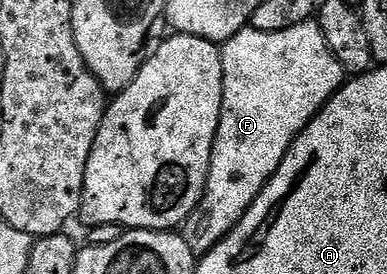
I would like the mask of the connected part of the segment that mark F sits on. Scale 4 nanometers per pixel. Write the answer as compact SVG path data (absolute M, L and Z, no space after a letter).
M316 19L303 22L299 26L291 26L291 30L275 30L274 32L264 32L247 26L242 32L237 32L229 40L224 41L221 48L221 61L223 62L223 106L219 118L219 130L213 143L209 177L205 183L205 193L201 196L201 201L197 203L195 210L186 218L183 225L183 235L187 246L191 246L194 256L198 258L206 256L241 221L243 214L247 214L251 202L255 202L255 198L259 198L263 186L267 186L267 182L275 174L275 170L279 170L279 162L283 162L287 150L293 144L293 139L317 117L317 111L341 89L342 84L347 80L347 73L331 54L331 50L327 46L327 38L323 38L323 30L318 26Z

